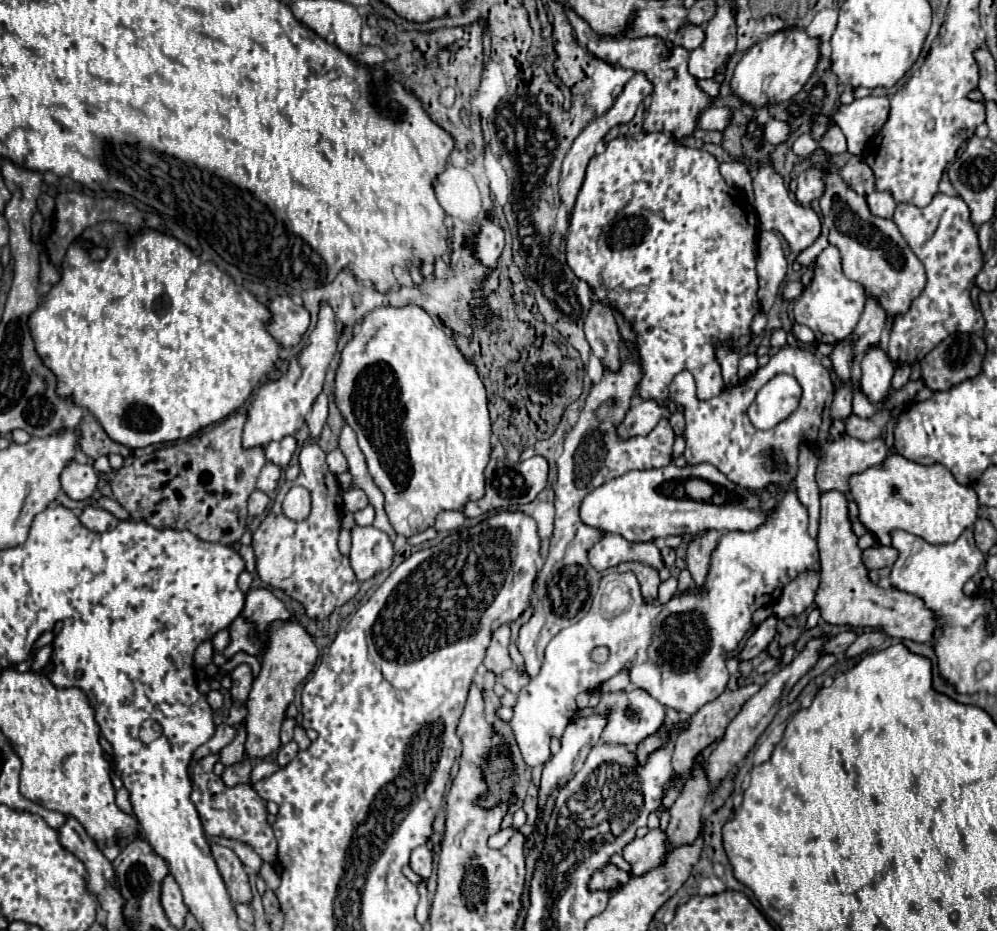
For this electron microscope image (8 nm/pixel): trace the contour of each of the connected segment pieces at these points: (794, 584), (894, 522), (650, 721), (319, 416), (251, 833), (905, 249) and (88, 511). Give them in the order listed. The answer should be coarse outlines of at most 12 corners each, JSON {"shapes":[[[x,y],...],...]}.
{"shapes":[[[807,570],[785,586],[773,612],[779,618],[809,608],[819,570]],[[895,450],[849,478],[859,520],[885,546],[893,530],[955,542],[979,502],[943,464]],[[645,690],[601,694],[577,718],[607,714],[607,744],[637,746],[665,722]],[[319,394],[309,418],[313,438],[321,434],[327,412],[327,396]],[[217,754],[193,768],[191,800],[209,836],[275,862],[277,842],[253,786],[227,788]],[[817,148],[829,244],[847,278],[905,314],[925,270],[897,224]],[[95,506],[79,514],[93,532],[111,530],[119,524],[111,512]]]}

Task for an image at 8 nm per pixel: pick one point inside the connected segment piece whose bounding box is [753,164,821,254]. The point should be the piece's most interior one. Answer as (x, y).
(800, 226)

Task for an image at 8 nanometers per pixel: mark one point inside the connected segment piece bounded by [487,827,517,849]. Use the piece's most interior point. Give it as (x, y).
(497, 841)

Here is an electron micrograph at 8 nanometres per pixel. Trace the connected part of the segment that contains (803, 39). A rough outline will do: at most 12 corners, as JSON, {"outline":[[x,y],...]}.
{"outline":[[781,30],[739,60],[733,94],[751,108],[791,100],[819,40]]}

